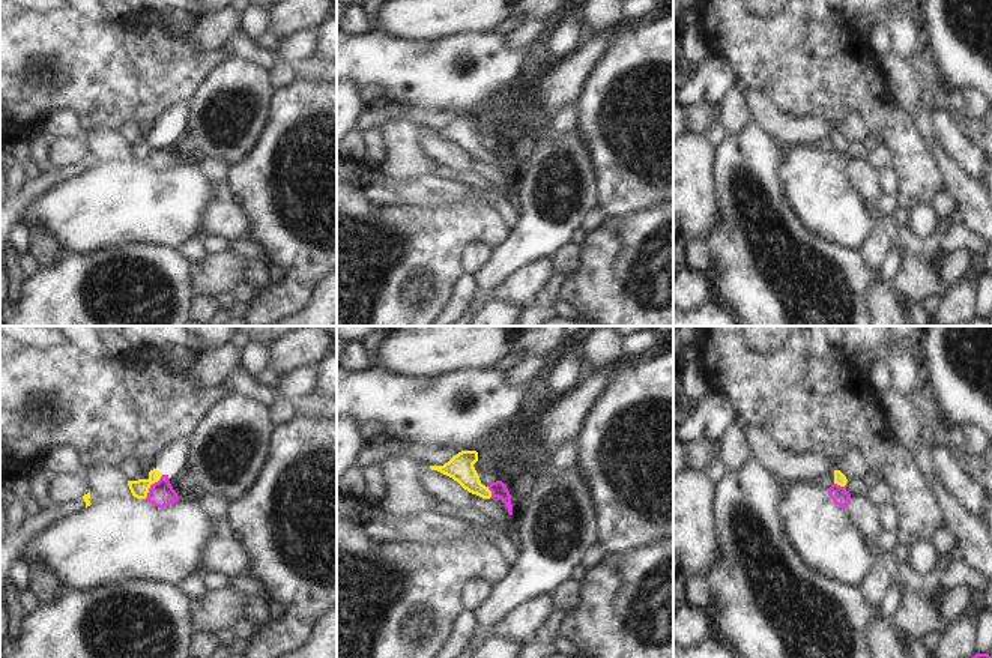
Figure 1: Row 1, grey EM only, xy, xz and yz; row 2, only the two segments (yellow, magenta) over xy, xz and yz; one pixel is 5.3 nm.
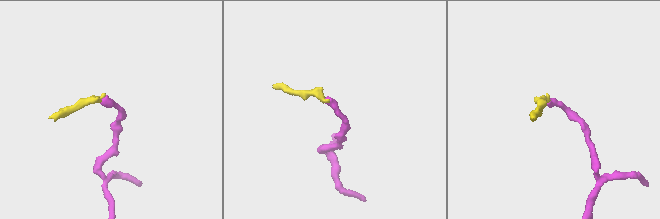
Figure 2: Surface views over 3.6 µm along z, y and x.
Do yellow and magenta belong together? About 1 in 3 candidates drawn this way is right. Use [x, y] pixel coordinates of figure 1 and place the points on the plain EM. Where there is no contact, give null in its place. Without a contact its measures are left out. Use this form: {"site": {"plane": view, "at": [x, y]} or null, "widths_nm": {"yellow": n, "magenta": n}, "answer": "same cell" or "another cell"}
{"site": {"plane": "xy", "at": [151, 147]}, "widths_nm": {"yellow": 90, "magenta": 140}, "answer": "another cell"}

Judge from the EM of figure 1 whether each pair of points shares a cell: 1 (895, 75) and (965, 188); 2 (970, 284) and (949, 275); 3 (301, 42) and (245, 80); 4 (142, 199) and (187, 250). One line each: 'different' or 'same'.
1: same
2: different
3: different
4: different

